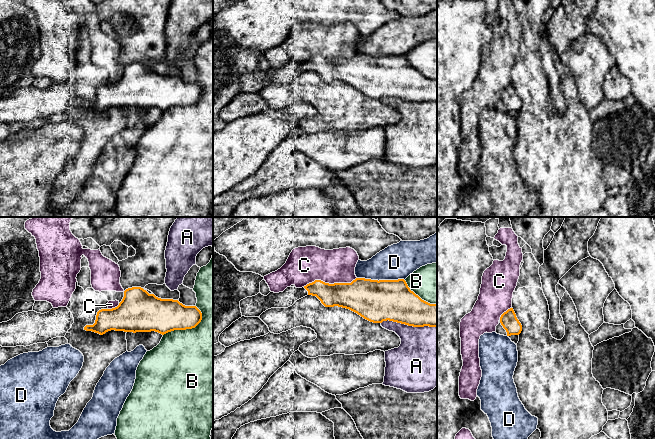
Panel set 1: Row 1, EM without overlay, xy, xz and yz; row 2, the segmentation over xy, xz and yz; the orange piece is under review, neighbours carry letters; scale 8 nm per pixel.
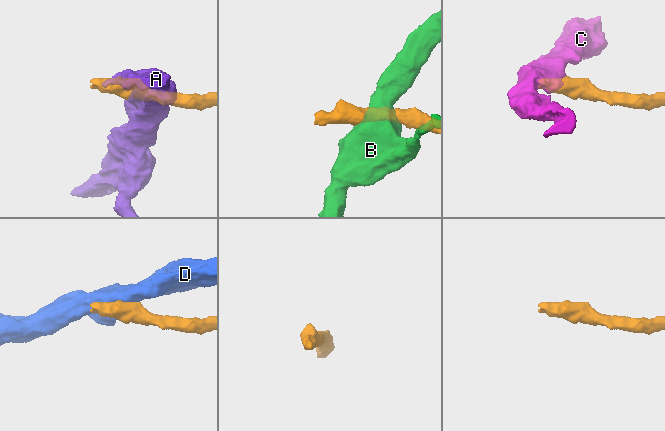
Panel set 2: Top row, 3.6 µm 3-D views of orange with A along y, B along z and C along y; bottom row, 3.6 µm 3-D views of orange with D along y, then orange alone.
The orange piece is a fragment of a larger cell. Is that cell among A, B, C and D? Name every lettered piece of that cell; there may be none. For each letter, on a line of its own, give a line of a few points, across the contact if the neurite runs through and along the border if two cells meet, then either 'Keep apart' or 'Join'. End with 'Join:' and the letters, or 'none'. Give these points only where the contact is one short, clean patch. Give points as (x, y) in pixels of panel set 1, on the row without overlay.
A: Keep apart
B: Keep apart
C: Keep apart
D: Keep apart
Join: none

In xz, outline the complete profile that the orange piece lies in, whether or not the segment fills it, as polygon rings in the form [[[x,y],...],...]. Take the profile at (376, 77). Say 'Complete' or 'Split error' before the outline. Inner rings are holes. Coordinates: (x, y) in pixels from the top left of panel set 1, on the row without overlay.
Split error. [[[356,54],[351,59],[334,60],[315,56],[302,64],[290,62],[283,68],[270,68],[267,72],[259,68],[255,72],[247,73],[240,77],[241,89],[245,93],[260,93],[268,85],[288,84],[307,71],[316,72],[325,83],[346,84],[373,99],[389,96],[413,103],[437,103],[437,80],[430,80],[422,76],[410,66],[404,55],[378,57]]]

